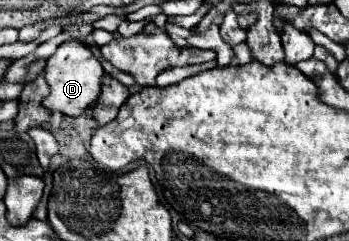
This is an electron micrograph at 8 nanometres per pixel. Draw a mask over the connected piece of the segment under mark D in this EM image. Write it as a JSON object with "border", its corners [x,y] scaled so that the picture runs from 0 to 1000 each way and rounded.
{"border":[[[226,170],[181,178],[135,245],[135,270],[129,270],[140,402],[129,402],[123,436],[146,461],[169,461],[181,477],[221,485],[278,419],[278,402],[289,386],[289,320],[295,320],[295,278],[249,187],[238,187]]]}

